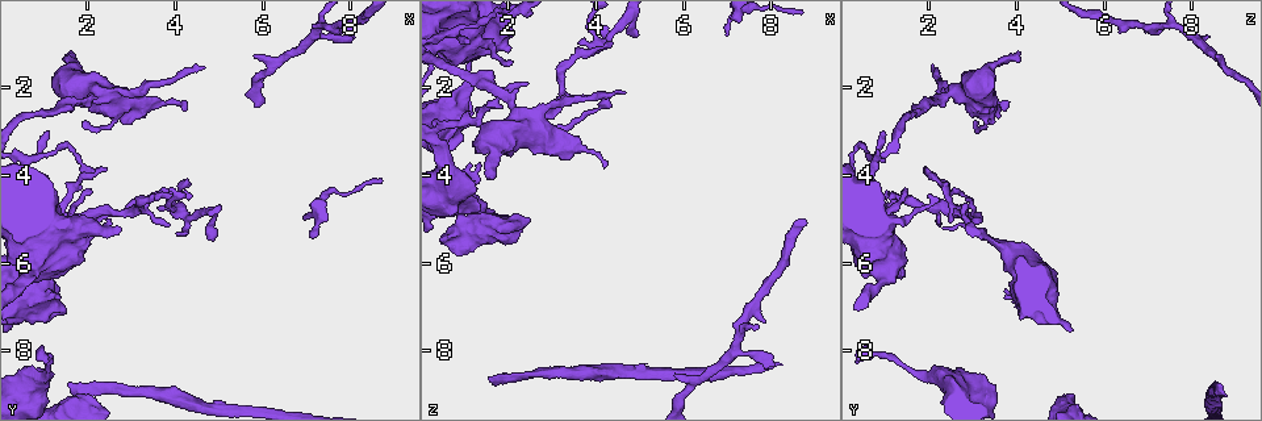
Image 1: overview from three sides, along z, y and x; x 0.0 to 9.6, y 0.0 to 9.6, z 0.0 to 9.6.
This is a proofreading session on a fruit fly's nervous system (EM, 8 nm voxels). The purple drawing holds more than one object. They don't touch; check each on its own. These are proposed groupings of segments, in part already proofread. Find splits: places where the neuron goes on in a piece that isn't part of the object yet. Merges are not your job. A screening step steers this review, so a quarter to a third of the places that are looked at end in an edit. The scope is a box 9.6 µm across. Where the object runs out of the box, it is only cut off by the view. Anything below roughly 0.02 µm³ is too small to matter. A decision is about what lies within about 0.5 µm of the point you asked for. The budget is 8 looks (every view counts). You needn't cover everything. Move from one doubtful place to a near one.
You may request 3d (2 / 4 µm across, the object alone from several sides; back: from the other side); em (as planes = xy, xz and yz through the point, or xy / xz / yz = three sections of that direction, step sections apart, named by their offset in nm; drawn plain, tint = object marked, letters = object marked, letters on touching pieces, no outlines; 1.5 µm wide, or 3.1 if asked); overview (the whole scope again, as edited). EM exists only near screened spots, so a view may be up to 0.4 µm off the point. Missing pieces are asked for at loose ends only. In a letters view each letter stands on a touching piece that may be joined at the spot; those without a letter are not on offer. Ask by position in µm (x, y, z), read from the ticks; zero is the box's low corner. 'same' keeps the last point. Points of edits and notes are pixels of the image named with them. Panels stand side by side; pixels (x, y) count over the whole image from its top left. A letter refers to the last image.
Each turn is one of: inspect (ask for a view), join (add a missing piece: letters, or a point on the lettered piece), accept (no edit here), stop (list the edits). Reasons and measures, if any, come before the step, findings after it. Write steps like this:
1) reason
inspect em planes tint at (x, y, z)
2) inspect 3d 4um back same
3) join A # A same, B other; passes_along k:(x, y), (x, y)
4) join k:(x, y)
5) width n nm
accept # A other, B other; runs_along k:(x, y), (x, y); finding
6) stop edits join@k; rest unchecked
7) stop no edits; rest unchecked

thin end
inspect 3d 4um at (5.75, 1.20, 8.50)

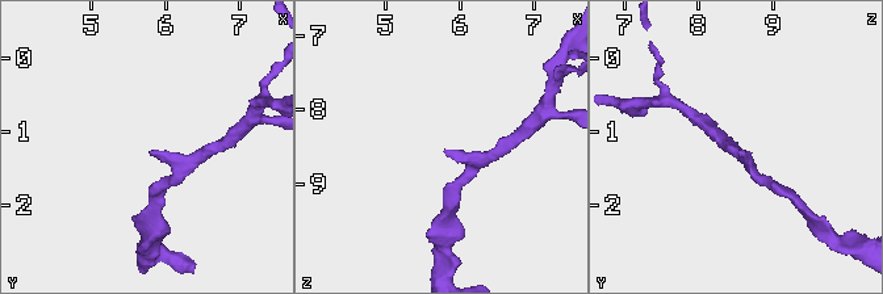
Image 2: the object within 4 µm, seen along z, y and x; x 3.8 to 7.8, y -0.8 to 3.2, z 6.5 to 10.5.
inspect em planes letters at (5.75, 1.30, 8.55)

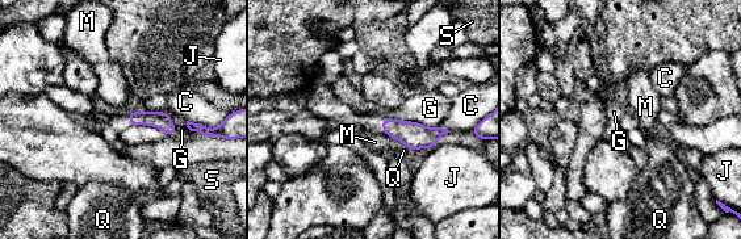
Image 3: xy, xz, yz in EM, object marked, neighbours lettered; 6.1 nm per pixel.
accept # C other, G other, J other, M other, Q other, S other; border 3:(384, 117), (438, 126); none of them fits

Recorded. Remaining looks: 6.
free end
inspect 3d 2um at (1.60, 1.25, 4.05)

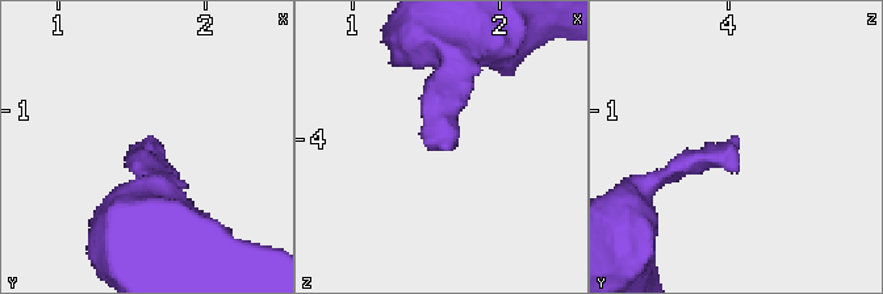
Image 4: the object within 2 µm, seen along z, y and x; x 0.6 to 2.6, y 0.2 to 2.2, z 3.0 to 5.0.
inspect em planes letters at (1.66, 1.20, 4.04)

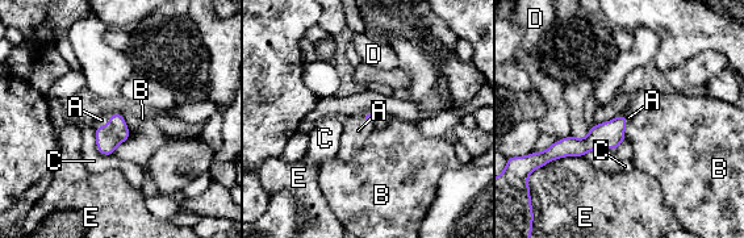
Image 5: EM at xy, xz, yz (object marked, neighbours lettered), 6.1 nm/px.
longest_contact E 280 nm
join A # A same, B other, C other, D other, E other; passes_along 5:(108, 137), (107, 124), (101, 120); the neuron continues

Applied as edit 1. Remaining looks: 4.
inspect overview

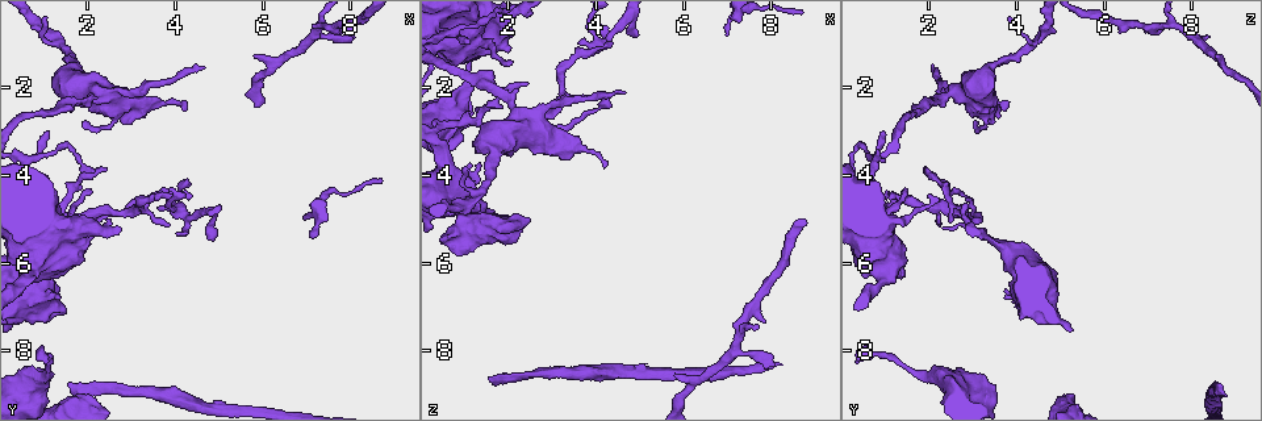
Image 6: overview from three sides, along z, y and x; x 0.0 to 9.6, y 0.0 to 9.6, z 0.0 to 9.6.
free end
inspect em xz step 4 plain at (1.50, 8.75, 8.60)

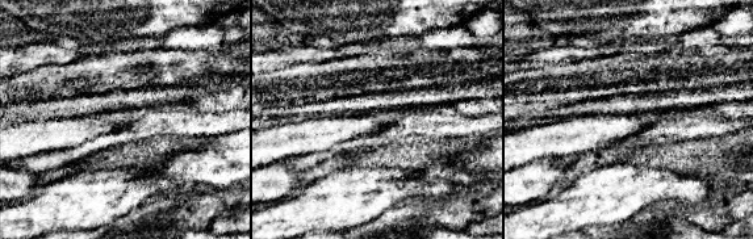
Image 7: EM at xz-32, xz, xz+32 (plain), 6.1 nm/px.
inspect em xz step 4 letters same

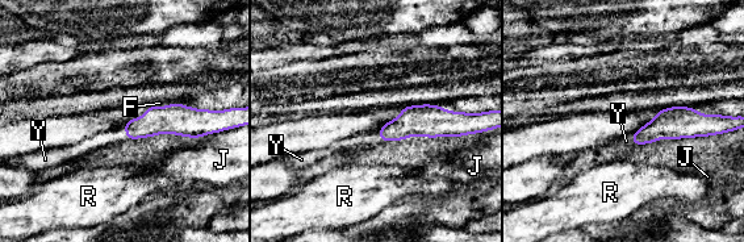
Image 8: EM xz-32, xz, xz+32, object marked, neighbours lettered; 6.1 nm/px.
join Y # F other, J other, R other, Y same; passes_along 8:(158, 120), (126, 133), (100, 141); it goes on there

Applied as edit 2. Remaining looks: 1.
stop edits join@5, join@8; rest unchecked

